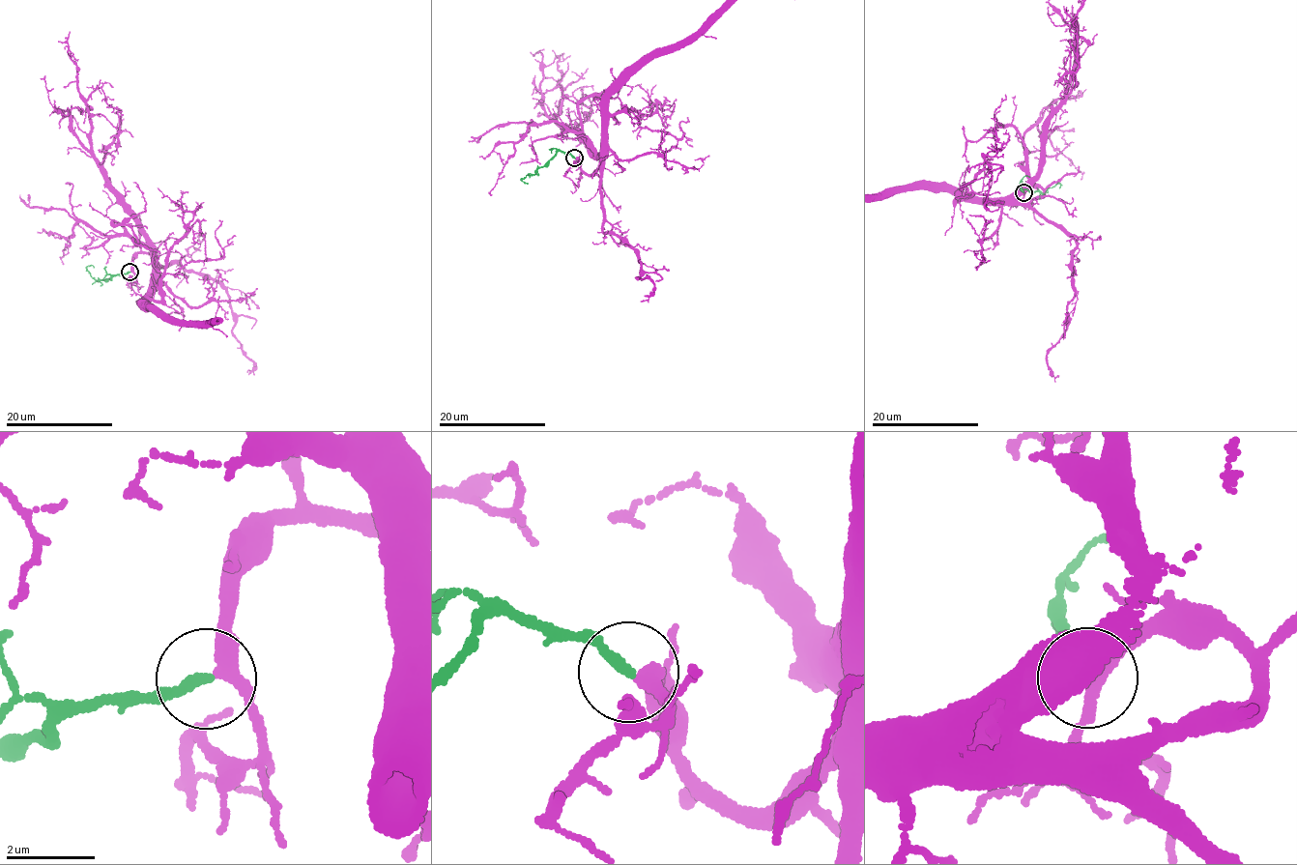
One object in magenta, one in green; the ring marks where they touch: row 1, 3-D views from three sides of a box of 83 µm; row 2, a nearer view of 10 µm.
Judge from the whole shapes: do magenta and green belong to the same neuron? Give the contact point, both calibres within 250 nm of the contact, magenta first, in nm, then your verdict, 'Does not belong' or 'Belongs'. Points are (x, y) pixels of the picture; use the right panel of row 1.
Place: (1023, 192). Thickness 320 nm (magenta) against 240 nm. Belongs

